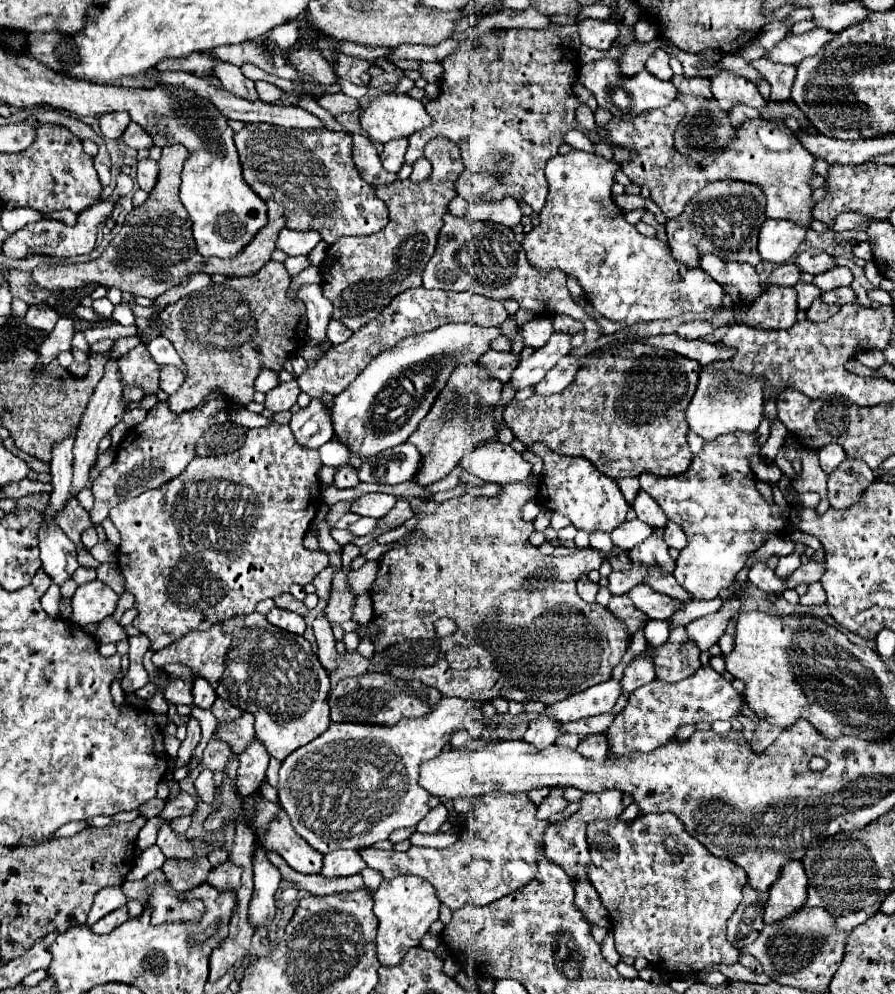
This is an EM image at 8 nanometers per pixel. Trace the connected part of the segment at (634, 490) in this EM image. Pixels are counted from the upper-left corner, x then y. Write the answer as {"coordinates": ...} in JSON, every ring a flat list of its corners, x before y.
{"coordinates":[[635,477,633,479,619,479,617,485,619,485,625,501,631,505,633,499,637,497,637,493,639,493,639,479,635,479]]}

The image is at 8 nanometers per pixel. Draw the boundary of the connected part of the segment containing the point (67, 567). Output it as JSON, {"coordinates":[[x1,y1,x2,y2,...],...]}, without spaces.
{"coordinates":[[45,523,45,527,39,531,39,549,41,549,41,561,43,571,53,579,55,585,63,585,67,579,73,577,77,565,77,549,67,539,67,535,61,531,61,527]]}

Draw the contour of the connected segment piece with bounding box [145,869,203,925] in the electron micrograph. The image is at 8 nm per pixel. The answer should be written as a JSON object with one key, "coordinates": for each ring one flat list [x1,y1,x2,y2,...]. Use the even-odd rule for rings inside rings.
{"coordinates":[[161,869,145,875,145,905,151,909,151,925,171,921,201,921,203,901,183,901,179,895,181,893,171,887]]}

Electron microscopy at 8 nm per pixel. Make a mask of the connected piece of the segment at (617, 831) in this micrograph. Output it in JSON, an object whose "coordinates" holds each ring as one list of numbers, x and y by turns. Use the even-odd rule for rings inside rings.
{"coordinates":[[673,813,643,815,631,823,619,819,591,821,587,825,587,842,591,857,589,881,597,889,605,909,611,913,611,929,619,955,645,957,649,963,655,963,653,967,657,969,683,975,695,975,697,971,719,963,735,965,739,961,739,949,727,941,727,919,741,903,747,875,729,859,711,855,683,829]]}

